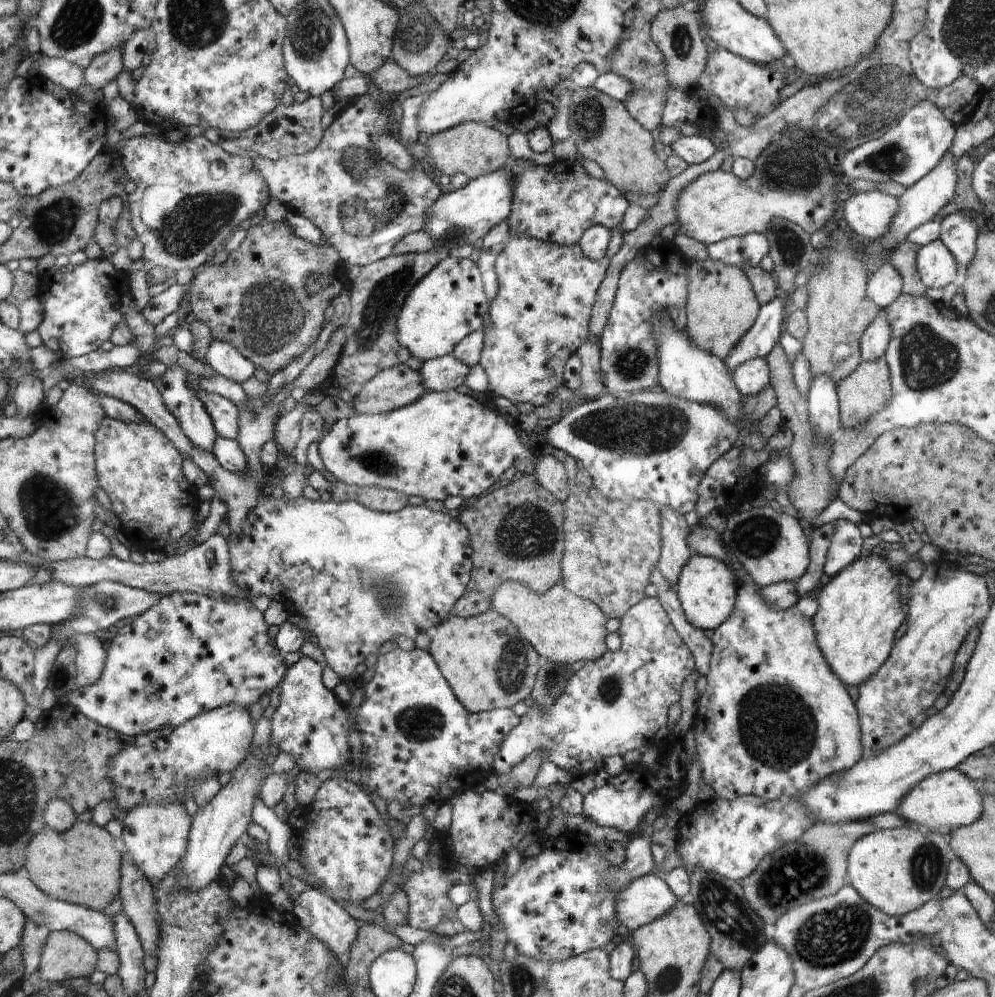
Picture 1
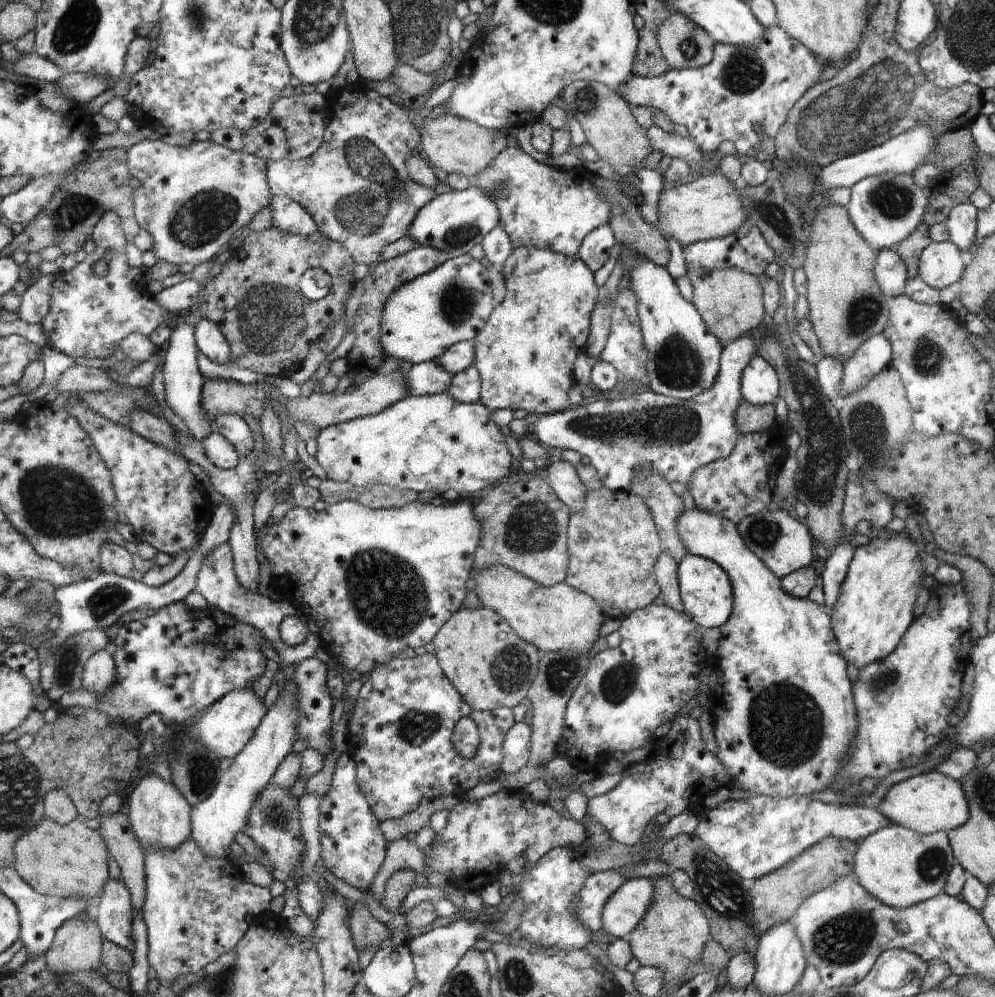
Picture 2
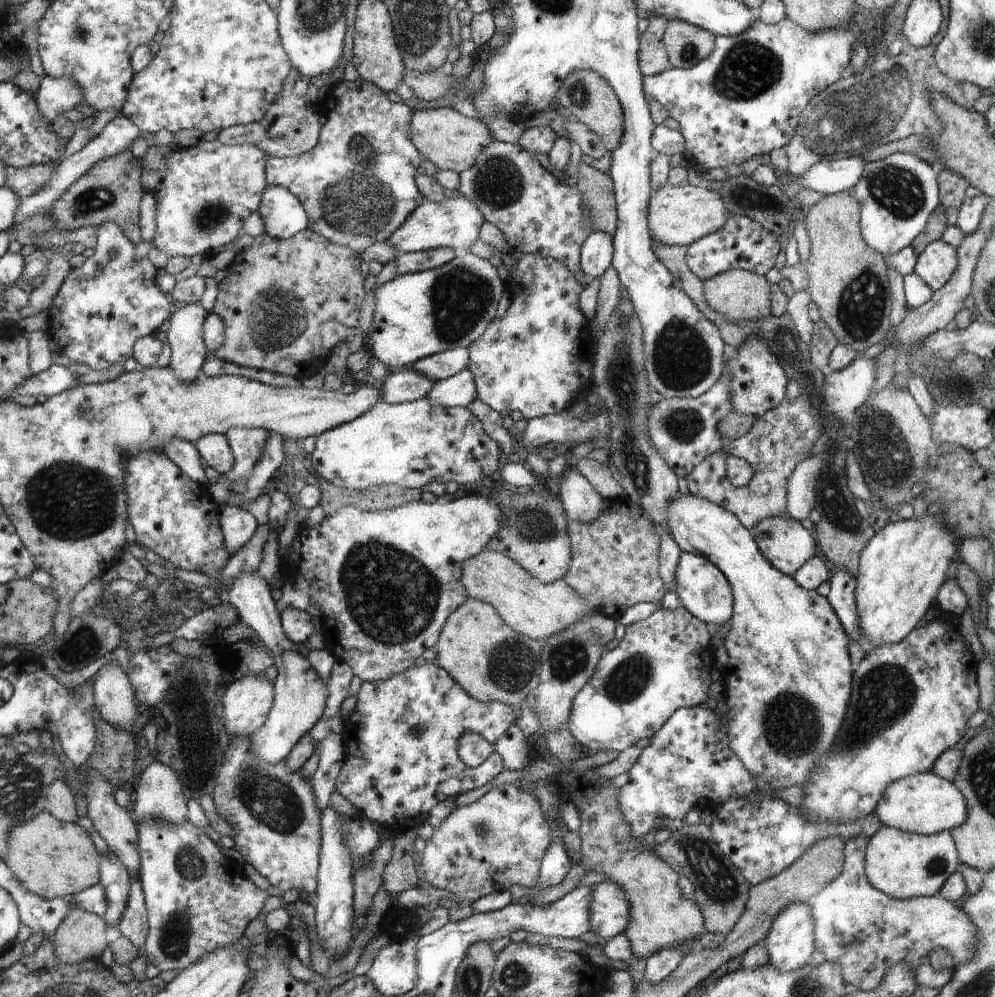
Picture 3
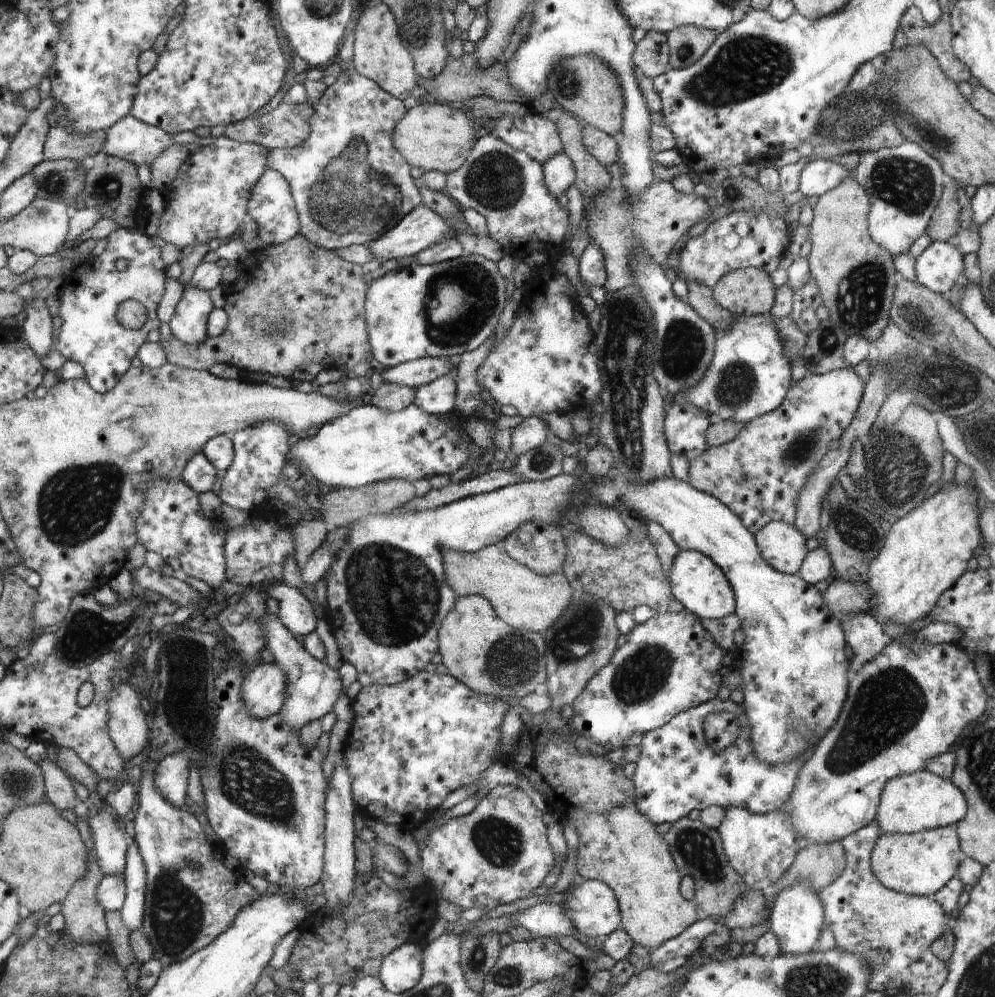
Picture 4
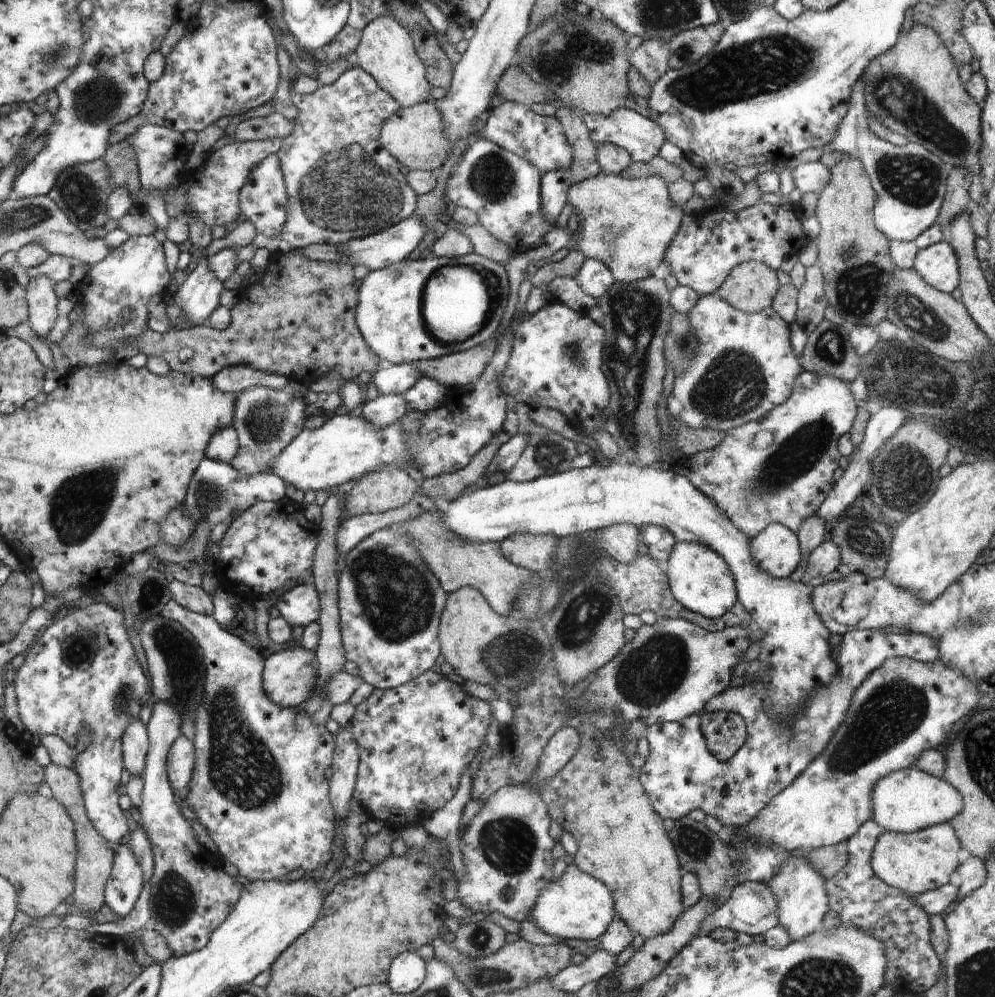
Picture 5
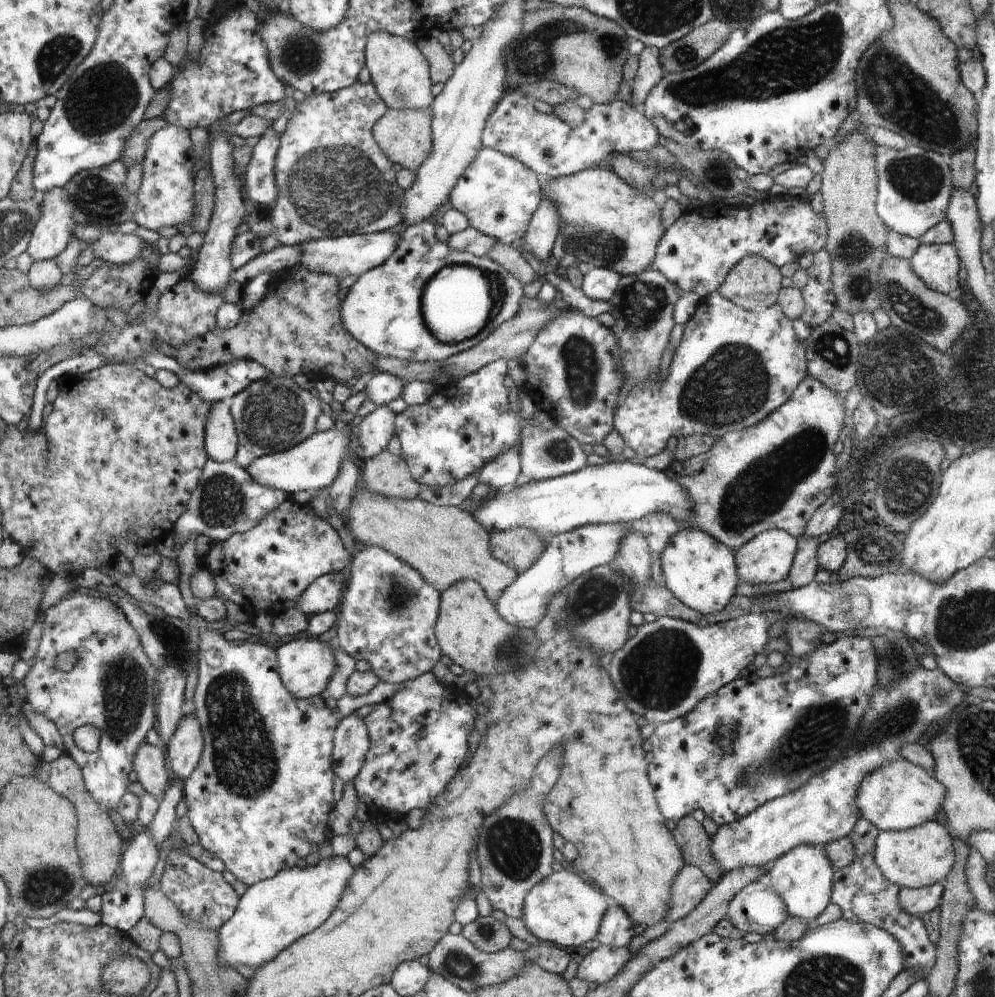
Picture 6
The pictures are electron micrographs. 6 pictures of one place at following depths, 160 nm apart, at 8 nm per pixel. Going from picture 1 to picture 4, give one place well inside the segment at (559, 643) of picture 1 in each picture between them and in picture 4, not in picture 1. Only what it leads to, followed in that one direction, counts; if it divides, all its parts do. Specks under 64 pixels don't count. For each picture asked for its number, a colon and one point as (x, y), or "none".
2: (555, 618)
3: (535, 609)
4: (526, 600)

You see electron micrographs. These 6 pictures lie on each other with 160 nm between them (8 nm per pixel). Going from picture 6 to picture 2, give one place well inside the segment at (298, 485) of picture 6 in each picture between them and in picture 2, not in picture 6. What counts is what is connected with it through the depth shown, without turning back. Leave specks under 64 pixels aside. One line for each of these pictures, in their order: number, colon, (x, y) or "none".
2: (430, 442)
3: (408, 445)
4: (367, 444)
5: (341, 451)

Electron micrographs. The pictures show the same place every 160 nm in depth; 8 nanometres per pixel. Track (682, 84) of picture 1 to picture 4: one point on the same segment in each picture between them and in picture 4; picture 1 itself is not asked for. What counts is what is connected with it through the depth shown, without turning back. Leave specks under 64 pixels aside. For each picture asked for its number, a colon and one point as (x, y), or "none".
2: (684, 45)
3: (686, 45)
4: (687, 43)

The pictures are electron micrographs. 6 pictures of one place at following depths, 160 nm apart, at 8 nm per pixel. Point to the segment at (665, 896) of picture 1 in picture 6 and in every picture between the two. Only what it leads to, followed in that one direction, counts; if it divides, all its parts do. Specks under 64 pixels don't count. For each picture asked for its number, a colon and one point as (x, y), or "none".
2: (626, 906)
3: (609, 911)
4: (592, 906)
5: (576, 905)
6: (566, 909)

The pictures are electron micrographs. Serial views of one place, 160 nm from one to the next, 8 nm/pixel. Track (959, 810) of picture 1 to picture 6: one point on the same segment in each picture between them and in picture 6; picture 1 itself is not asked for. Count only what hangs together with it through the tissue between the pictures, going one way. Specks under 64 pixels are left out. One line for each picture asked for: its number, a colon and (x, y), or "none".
2: (928, 803)
3: (923, 803)
4: (911, 803)
5: (905, 801)
6: (900, 795)

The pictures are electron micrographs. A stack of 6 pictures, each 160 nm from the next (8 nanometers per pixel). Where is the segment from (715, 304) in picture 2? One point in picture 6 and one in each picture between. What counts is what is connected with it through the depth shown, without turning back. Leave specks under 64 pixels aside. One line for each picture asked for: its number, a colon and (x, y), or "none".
3: (741, 296)
4: (750, 291)
5: (750, 287)
6: (753, 283)

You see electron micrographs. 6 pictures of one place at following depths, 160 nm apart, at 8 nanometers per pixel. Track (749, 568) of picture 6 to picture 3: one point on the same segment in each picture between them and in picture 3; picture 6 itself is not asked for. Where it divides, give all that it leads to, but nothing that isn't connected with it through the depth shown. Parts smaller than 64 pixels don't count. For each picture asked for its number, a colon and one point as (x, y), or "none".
3: (786, 544)
4: (782, 546)
5: (776, 550)

